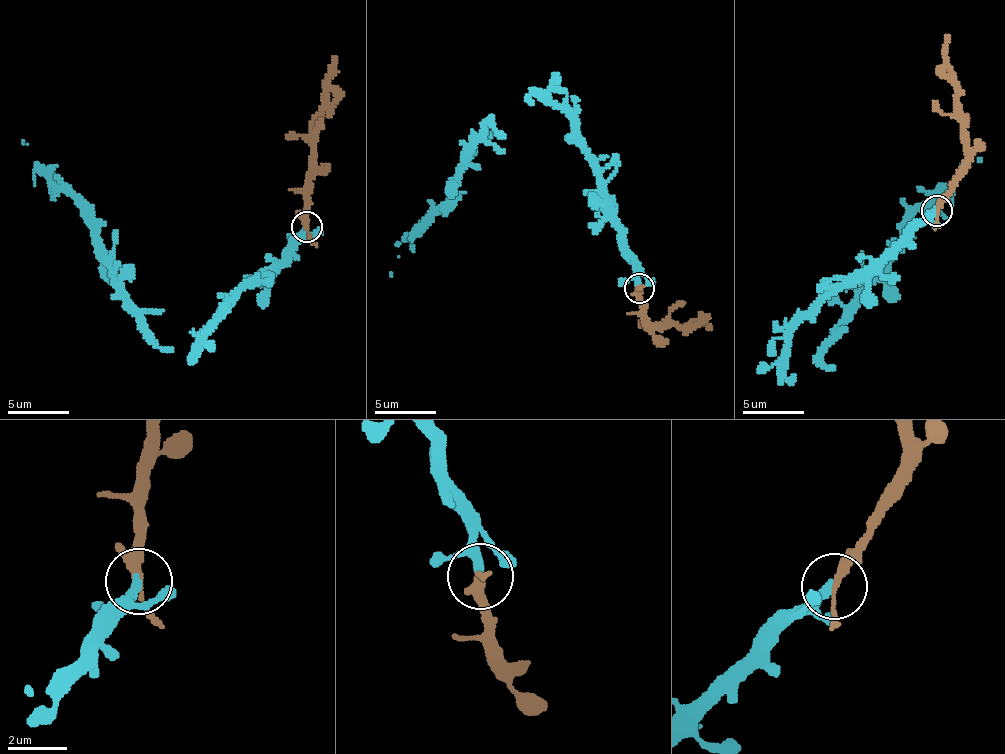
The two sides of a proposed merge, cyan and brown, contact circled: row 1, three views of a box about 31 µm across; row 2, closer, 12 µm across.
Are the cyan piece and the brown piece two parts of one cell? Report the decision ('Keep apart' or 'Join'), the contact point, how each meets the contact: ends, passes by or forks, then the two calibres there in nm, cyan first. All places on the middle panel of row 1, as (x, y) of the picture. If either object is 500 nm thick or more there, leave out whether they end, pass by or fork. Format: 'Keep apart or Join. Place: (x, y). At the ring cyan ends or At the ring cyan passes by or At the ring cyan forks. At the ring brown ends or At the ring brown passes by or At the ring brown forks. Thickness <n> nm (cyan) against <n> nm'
Join. Place: (639, 288). At the ring cyan passes by. At the ring brown passes by. Thickness 240 nm (cyan) against 220 nm

